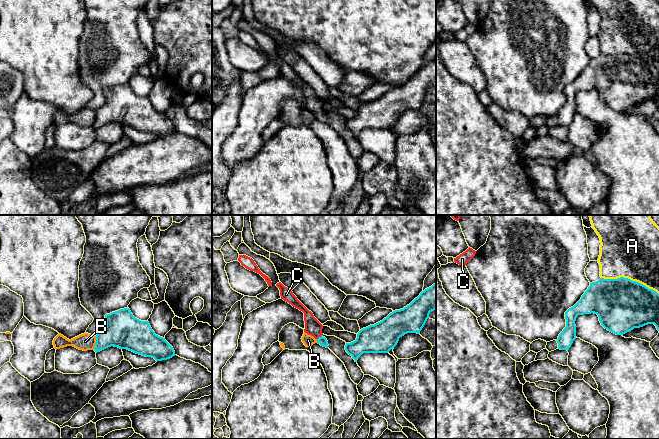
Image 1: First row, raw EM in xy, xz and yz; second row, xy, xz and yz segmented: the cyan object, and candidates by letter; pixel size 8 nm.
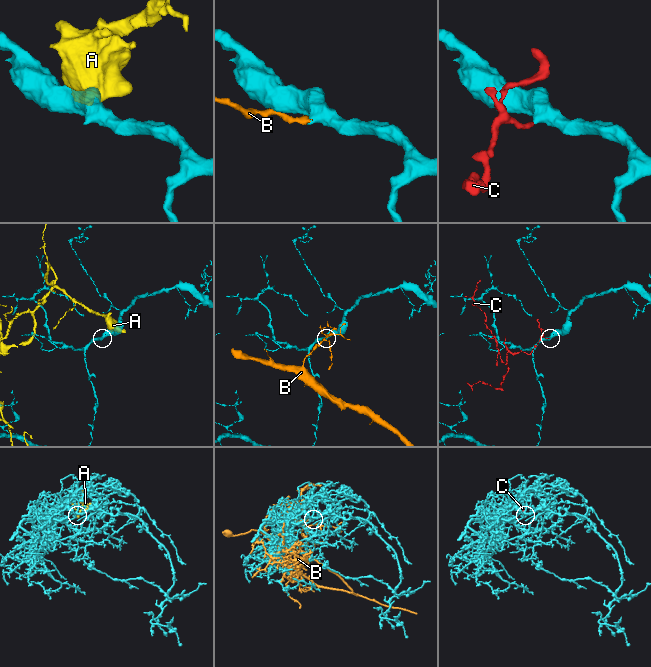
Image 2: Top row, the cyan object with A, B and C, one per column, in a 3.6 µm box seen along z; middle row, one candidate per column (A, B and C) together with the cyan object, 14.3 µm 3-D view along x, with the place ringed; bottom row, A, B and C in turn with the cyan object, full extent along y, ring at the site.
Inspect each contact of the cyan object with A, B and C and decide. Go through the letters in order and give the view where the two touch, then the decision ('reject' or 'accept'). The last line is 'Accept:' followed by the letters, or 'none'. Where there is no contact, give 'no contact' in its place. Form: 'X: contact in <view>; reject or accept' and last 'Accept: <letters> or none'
A: contact in yz; reject
B: contact in xy; reject
C: contact in xz; accept
Accept: C

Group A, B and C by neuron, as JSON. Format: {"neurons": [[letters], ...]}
{"neurons": [["A"], ["B"], ["C"]]}

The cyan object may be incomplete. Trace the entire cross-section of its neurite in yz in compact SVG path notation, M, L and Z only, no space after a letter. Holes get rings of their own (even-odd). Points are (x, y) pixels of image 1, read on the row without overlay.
M600 54L565 88L566 103L559 110L558 125L569 126L576 115L578 91L597 90L608 107L623 111L634 104L654 100L659 107L659 70L628 54Z

